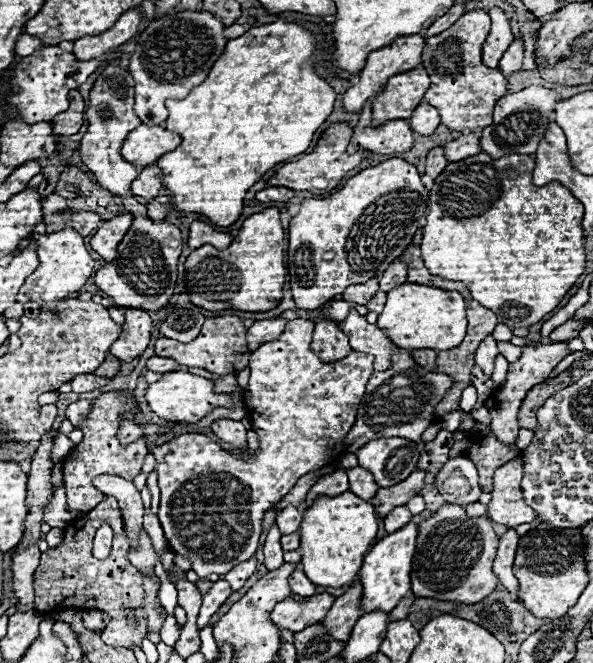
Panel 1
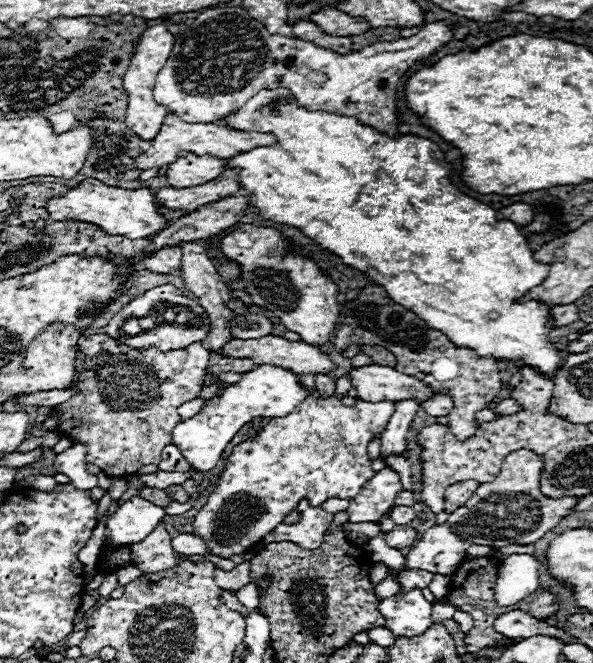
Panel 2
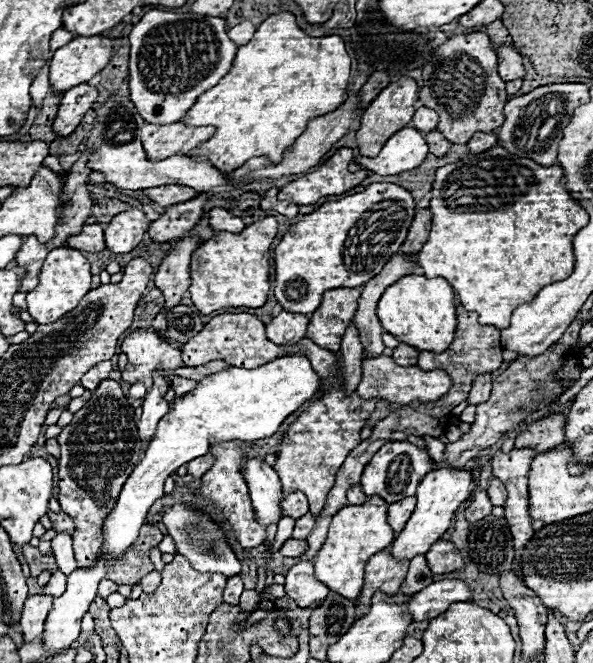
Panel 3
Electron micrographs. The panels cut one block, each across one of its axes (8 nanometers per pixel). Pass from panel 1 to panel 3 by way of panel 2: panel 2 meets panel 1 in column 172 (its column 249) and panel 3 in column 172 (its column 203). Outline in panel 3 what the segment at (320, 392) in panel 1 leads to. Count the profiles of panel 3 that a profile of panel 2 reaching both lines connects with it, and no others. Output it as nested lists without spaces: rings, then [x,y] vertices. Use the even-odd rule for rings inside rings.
[[[174,504],[172,508],[168,508],[162,514],[162,522],[166,524],[170,536],[174,538],[178,554],[186,556],[198,572],[220,572],[224,576],[240,574],[240,570],[242,570],[240,562],[236,560],[232,548],[226,544],[224,532],[212,522],[210,516],[196,512],[194,508],[186,506],[186,504]]]

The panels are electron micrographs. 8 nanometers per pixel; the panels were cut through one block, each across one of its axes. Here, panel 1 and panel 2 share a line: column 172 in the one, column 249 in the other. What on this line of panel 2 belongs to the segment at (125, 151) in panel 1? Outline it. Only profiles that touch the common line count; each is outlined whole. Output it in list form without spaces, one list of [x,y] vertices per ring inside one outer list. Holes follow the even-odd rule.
[[[168,114],[168,118],[164,118],[160,134],[148,144],[148,150],[144,150],[136,160],[134,166],[140,170],[146,168],[160,168],[166,164],[172,164],[178,154],[182,150],[192,150],[196,154],[208,154],[208,156],[216,156],[216,158],[232,158],[240,152],[252,150],[256,146],[272,146],[276,144],[276,138],[272,134],[262,134],[262,132],[238,132],[226,126],[216,126],[212,122],[208,124],[188,124],[184,120],[180,120],[176,114]]]

